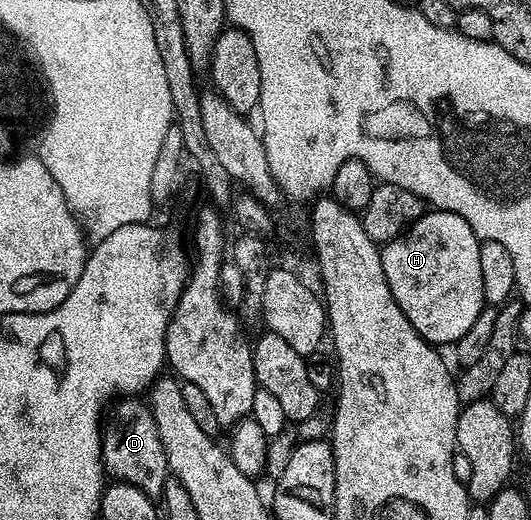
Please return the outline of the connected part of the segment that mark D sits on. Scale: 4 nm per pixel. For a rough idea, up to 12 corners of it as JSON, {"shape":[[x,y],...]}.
{"shape":[[123,401],[103,431],[112,480],[159,497],[169,478],[150,406]]}

